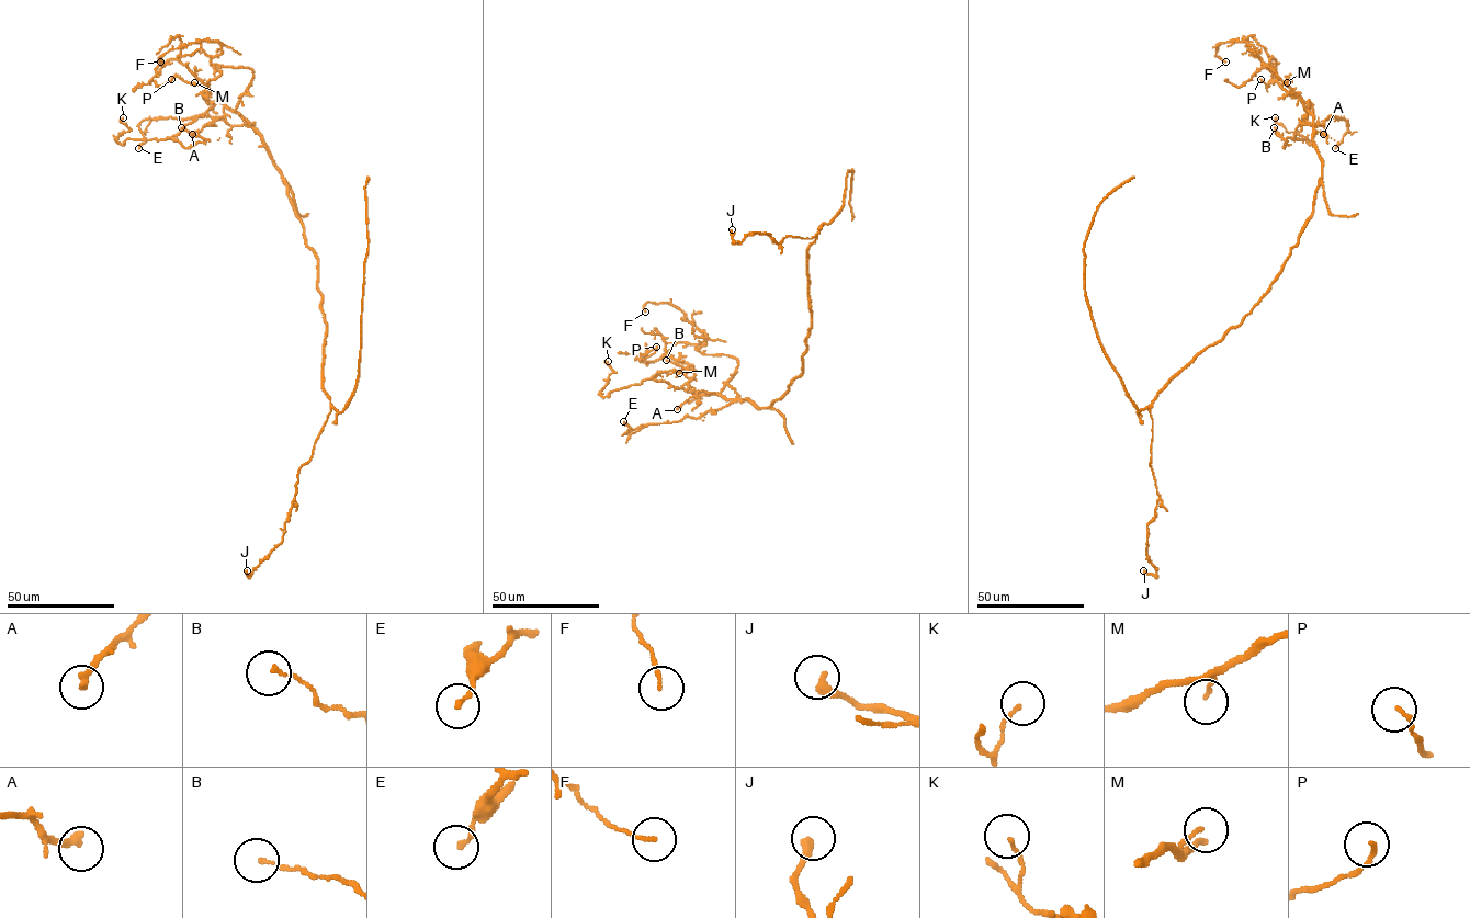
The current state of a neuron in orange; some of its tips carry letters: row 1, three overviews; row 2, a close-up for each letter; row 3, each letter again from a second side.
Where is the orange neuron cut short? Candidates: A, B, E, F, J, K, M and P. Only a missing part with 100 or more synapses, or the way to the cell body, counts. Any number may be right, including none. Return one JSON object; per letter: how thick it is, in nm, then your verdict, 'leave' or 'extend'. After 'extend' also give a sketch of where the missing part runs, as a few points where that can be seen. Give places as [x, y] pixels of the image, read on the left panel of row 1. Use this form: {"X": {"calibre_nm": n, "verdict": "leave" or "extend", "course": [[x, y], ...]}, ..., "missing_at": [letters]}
{"A": {"calibre_nm": 280, "verdict": "leave"}, "B": {"calibre_nm": 130, "verdict": "leave"}, "E": {"calibre_nm": 160, "verdict": "leave"}, "F": {"calibre_nm": 110, "verdict": "leave"}, "J": {"calibre_nm": 320, "verdict": "leave"}, "K": {"calibre_nm": 110, "verdict": "leave"}, "M": {"calibre_nm": 110, "verdict": "leave"}, "P": {"calibre_nm": 140, "verdict": "leave"}, "missing_at": []}

